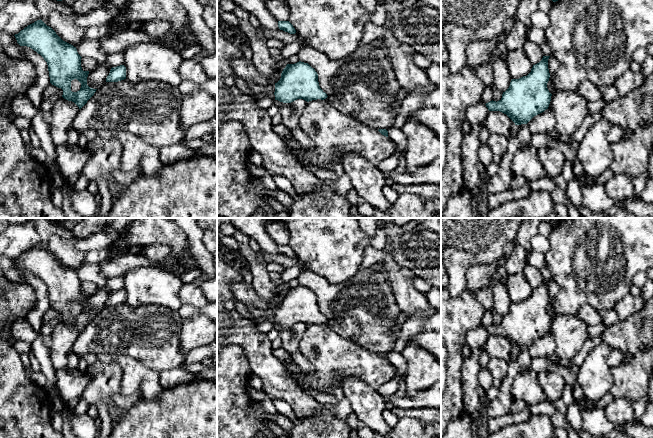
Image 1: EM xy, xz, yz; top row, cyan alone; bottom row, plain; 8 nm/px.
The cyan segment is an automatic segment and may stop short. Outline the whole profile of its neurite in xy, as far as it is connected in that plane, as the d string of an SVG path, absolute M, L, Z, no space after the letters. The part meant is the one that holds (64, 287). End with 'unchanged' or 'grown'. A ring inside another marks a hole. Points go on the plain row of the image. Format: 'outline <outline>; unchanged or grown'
outline M41 243L28 249L18 258L14 259L20 270L27 270L40 278L47 286L50 307L63 314L62 321L74 326L81 333L87 325L94 319L97 313L87 309L89 295L83 295L81 291L81 280L76 271L63 265L56 256L47 250ZM77 303L81 307L81 312L77 316L71 315L71 305Z; unchanged

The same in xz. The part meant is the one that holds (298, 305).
outline M301 285L286 289L280 304L275 307L274 319L275 324L283 327L291 327L297 323L309 326L328 321L319 310L315 293Z; unchanged

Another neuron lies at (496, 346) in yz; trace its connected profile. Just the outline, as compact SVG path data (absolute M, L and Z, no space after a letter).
M489 335L484 345L484 350L490 357L510 361L513 345L500 335Z

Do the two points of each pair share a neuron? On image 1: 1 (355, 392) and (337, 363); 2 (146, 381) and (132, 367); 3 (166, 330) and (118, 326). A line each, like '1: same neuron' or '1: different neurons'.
1: different neurons
2: same neuron
3: same neuron

